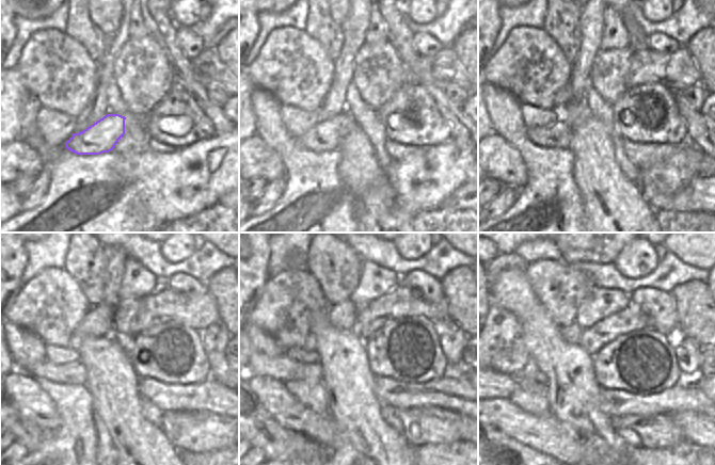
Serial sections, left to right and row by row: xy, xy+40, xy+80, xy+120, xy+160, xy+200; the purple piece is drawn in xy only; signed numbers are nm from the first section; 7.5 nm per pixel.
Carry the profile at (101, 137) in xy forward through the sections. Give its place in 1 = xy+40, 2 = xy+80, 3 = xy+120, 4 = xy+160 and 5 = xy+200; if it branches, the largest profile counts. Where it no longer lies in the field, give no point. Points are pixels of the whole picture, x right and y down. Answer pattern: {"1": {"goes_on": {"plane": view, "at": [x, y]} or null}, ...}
{"1": {"goes_on": {"plane": "xy+40", "at": [323, 135]}}, "2": {"goes_on": {"plane": "xy+80", "at": [557, 135]}}, "3": {"goes_on": {"plane": "xy+120", "at": [75, 373]}}, "4": {"goes_on": {"plane": "xy+160", "at": [281, 368]}}, "5": {"goes_on": {"plane": "xy+200", "at": [499, 385]}}}

